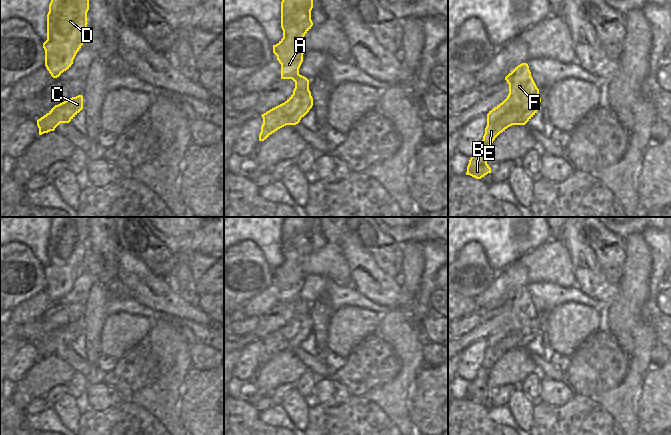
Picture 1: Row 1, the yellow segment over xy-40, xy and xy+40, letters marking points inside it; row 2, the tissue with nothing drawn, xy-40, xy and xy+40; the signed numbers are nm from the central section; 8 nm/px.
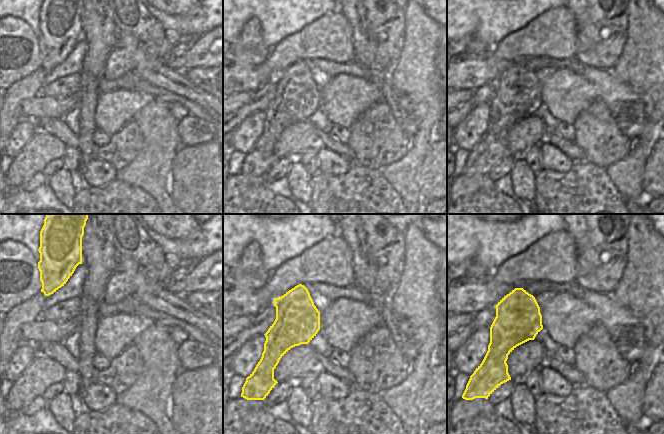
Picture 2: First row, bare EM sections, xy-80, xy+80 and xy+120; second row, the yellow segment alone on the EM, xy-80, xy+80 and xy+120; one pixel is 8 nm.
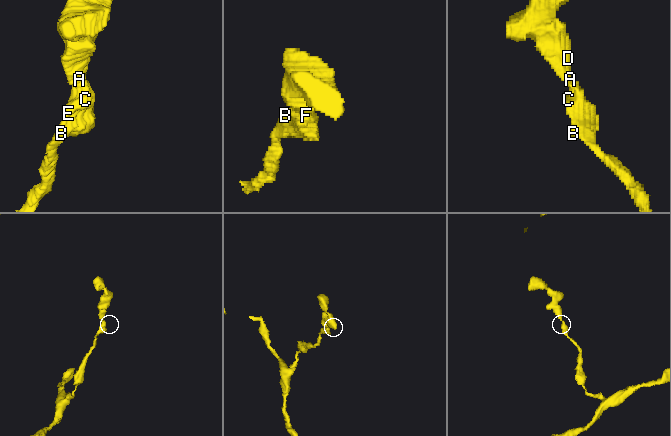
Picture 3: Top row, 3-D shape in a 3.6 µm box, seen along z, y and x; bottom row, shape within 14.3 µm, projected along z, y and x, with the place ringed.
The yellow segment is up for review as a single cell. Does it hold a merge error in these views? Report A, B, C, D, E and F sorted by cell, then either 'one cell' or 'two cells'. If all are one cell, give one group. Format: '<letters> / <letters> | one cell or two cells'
A B C D E F | one cell

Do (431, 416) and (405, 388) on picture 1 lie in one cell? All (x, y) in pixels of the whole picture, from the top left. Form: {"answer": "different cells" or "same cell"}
{"answer": "different cells"}

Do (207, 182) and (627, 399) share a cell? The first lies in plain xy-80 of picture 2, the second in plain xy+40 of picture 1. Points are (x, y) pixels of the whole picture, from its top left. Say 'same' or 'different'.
different

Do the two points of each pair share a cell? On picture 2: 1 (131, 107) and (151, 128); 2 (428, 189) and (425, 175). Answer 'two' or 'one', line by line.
1: two
2: one

